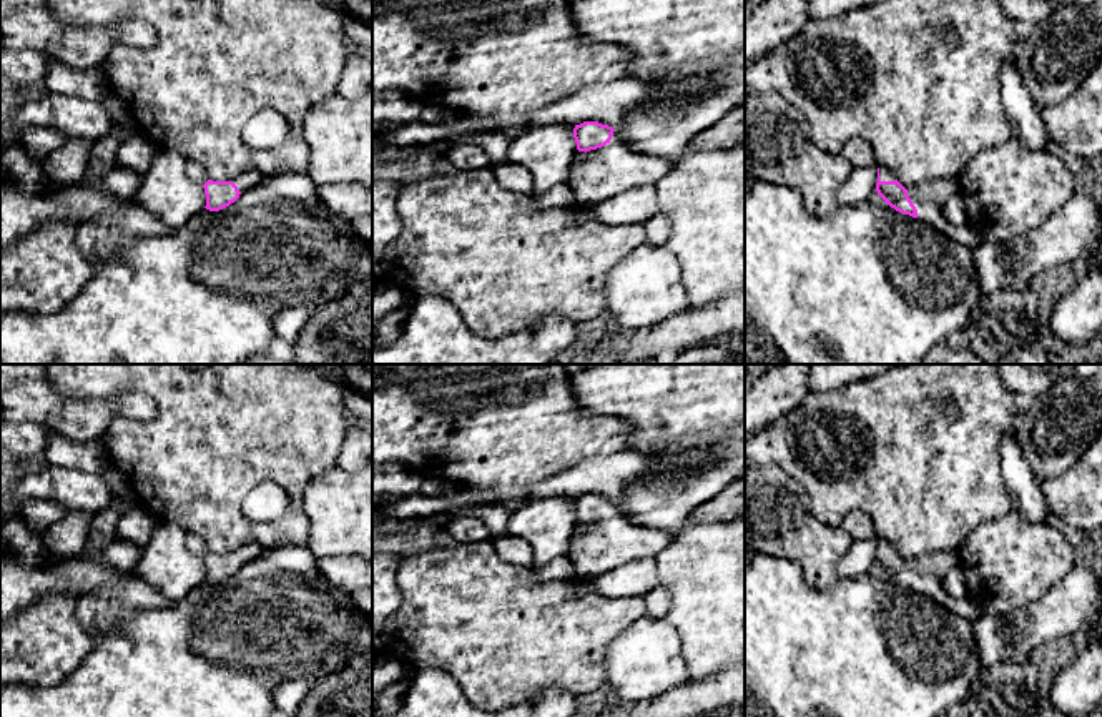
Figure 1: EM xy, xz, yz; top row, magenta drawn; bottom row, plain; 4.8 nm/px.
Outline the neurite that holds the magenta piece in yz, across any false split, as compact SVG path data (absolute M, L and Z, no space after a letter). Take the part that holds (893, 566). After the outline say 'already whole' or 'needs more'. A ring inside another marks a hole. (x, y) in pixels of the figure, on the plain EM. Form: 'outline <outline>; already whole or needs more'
outline M878 539L876 564L891 581L919 591L972 624L982 616L981 607L967 597L956 599L942 589L944 574L957 562L956 552L944 551L922 554L908 564L891 542Z; needs more

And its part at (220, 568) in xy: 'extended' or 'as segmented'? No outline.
extended

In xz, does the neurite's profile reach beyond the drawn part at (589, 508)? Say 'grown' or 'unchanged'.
grown

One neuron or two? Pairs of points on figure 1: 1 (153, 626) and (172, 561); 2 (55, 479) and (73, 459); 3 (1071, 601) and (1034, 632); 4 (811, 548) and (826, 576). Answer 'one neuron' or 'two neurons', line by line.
1: two neurons
2: two neurons
3: one neuron
4: one neuron

